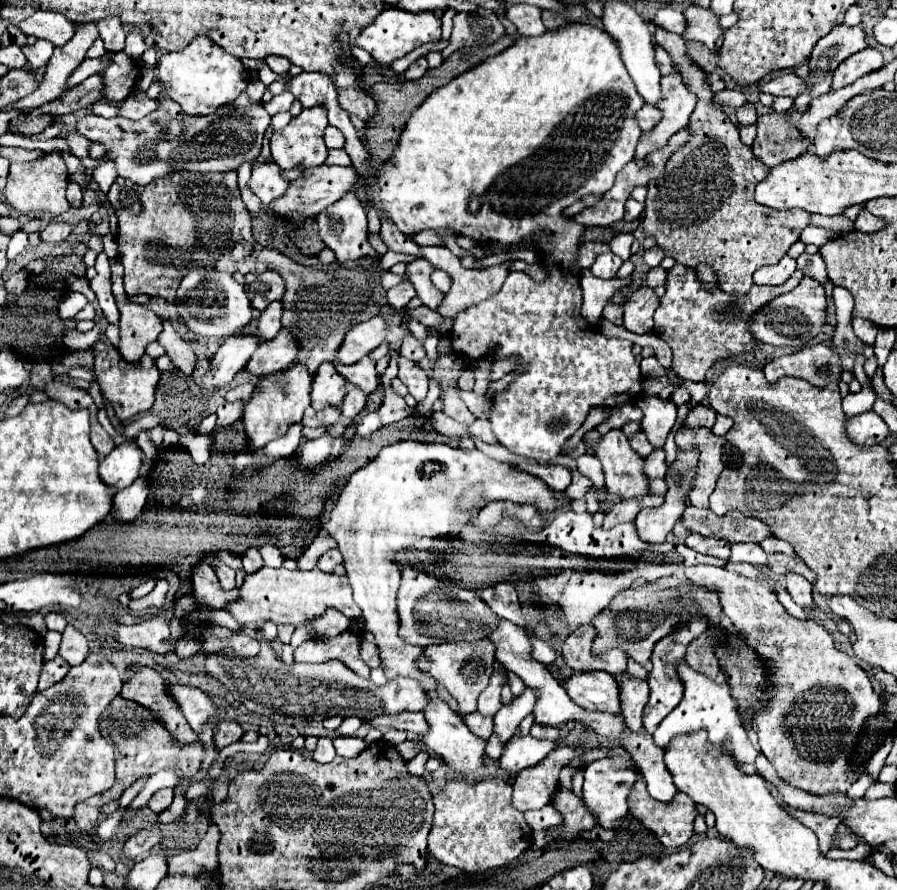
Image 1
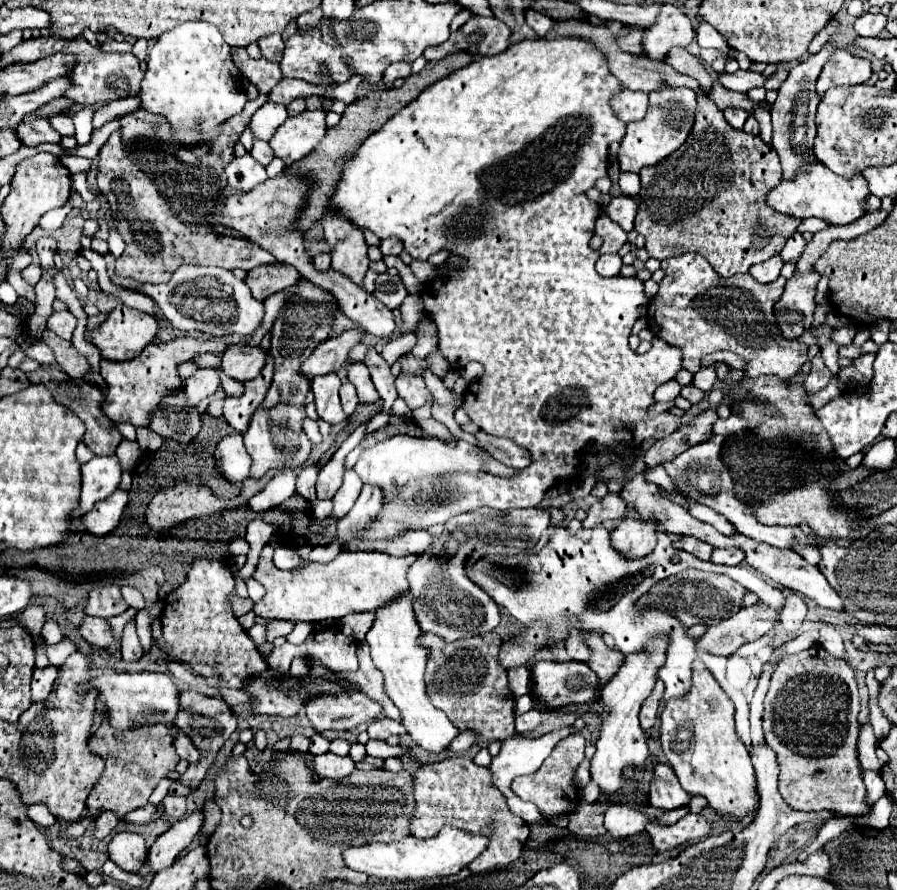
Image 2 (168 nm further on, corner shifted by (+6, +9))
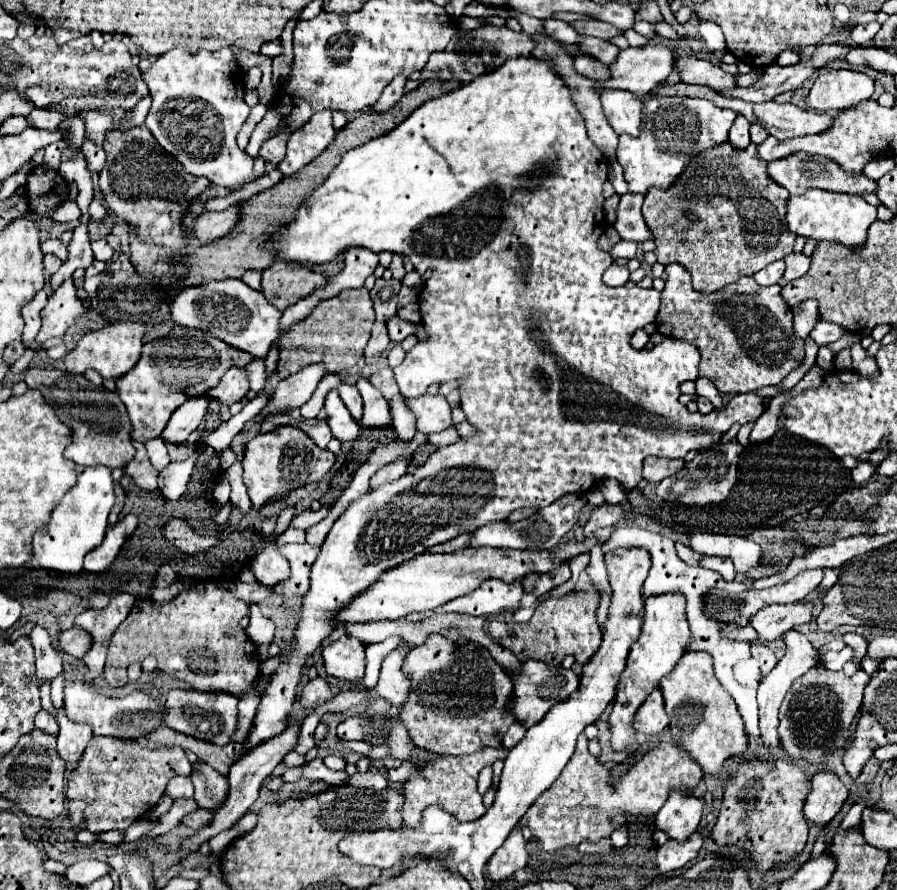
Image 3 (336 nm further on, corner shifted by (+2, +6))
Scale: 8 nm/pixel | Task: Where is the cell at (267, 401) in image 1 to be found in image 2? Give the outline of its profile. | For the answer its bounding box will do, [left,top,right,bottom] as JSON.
[243,403,313,479]

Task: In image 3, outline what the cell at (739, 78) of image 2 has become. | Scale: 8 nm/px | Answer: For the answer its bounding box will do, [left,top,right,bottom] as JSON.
[675,58,737,92]

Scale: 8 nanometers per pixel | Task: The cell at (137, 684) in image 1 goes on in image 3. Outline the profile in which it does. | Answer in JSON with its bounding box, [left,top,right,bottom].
[191,762,229,810]

